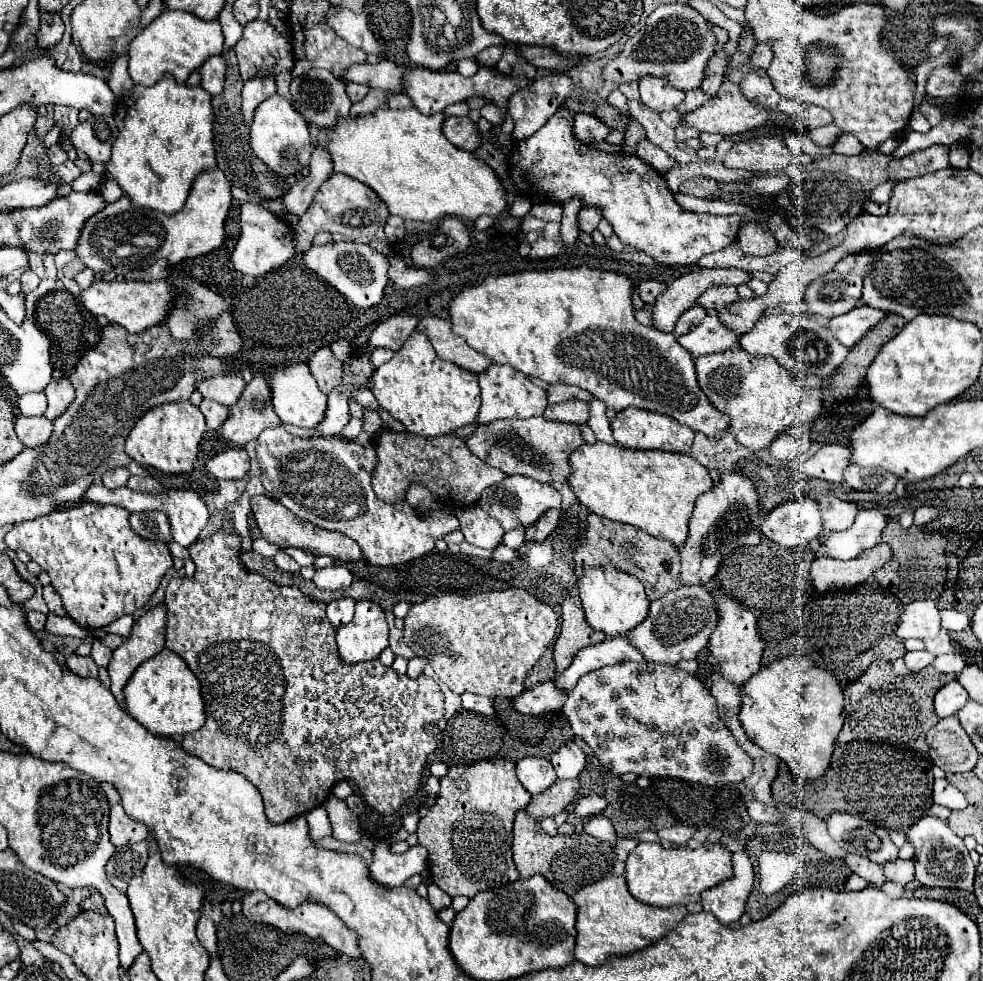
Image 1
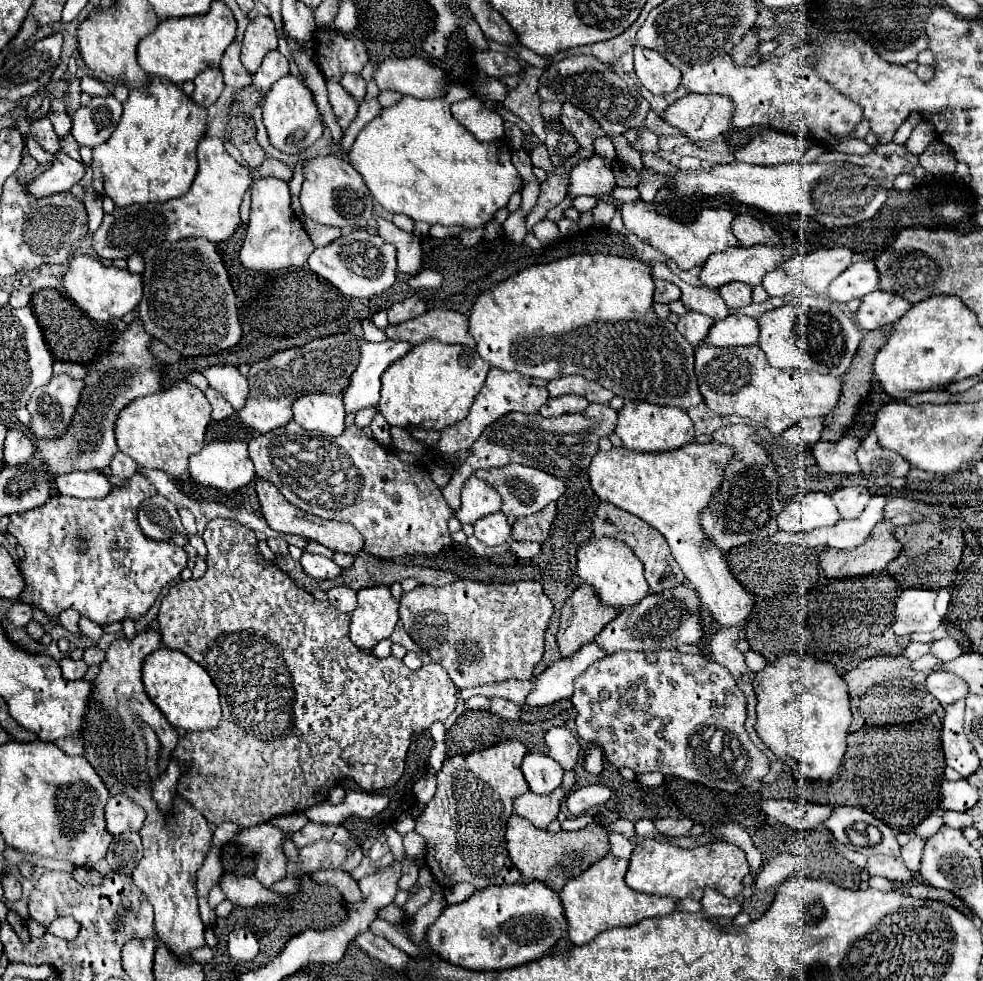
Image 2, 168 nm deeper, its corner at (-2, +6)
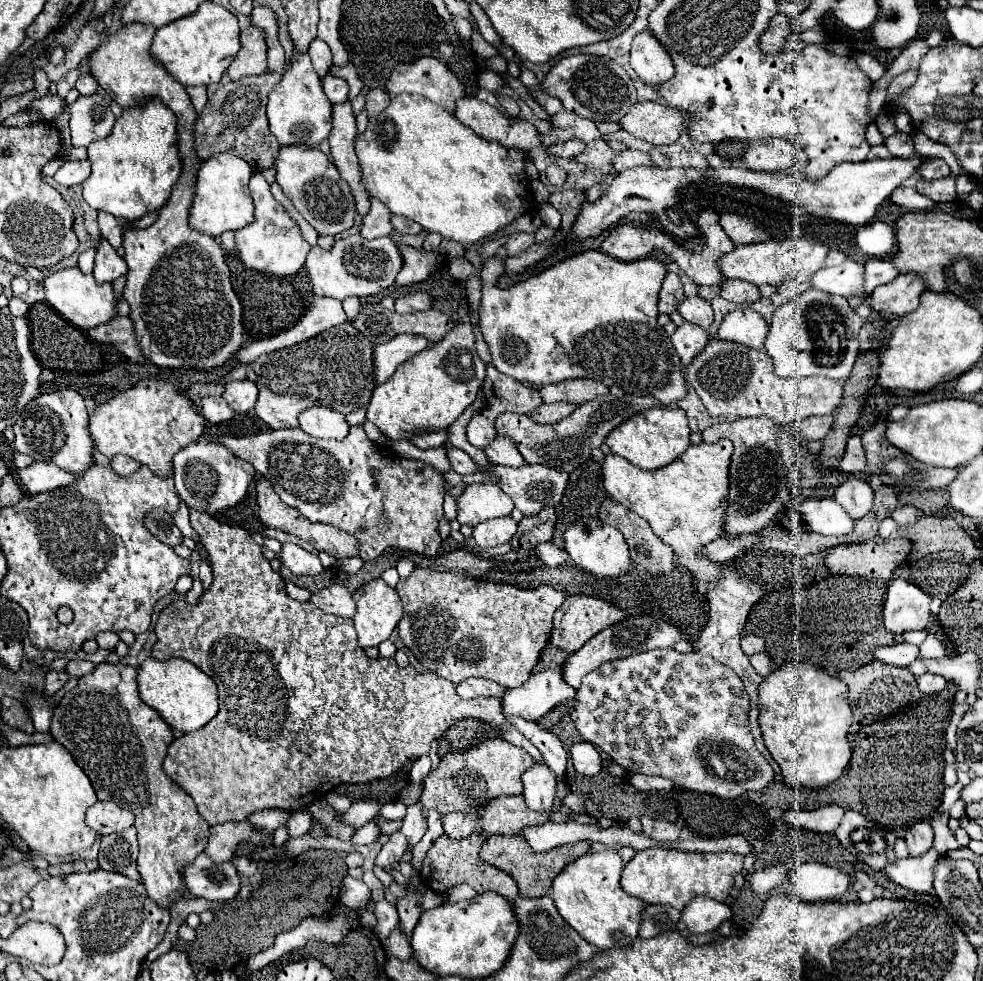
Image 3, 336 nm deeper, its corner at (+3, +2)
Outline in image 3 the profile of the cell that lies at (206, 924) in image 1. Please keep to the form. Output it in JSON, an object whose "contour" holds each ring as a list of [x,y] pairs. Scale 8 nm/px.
{"contour":[[[224,822],[210,828],[210,838],[206,846],[206,854],[212,858],[212,862],[222,864],[232,858],[238,844],[248,842],[252,846],[258,846],[264,840],[260,828],[256,828],[250,822]]]}

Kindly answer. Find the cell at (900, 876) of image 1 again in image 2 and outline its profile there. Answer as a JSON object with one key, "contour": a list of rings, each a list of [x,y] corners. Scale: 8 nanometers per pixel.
{"contour":[[[913,834],[911,840],[909,840],[909,844],[901,848],[901,858],[909,866],[909,870],[913,870],[913,872],[919,870],[919,862],[921,862],[921,852],[923,852],[925,840],[927,838],[921,838],[921,836]]]}

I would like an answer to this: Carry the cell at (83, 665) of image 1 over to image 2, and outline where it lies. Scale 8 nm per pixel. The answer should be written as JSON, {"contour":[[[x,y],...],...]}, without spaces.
{"contour":[[[65,656],[65,658],[59,662],[59,666],[61,666],[61,672],[63,672],[63,678],[65,678],[65,680],[81,680],[83,674],[87,672],[87,666],[83,664],[83,660],[75,662],[75,660],[71,660],[69,656]]]}

